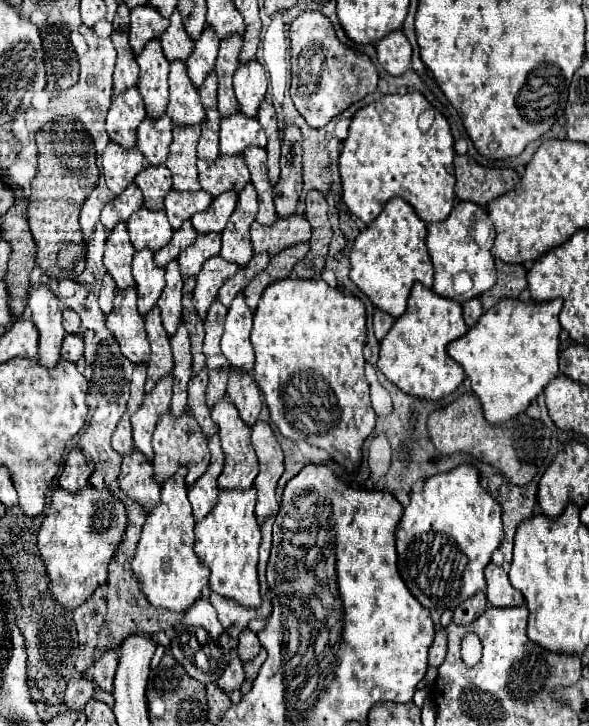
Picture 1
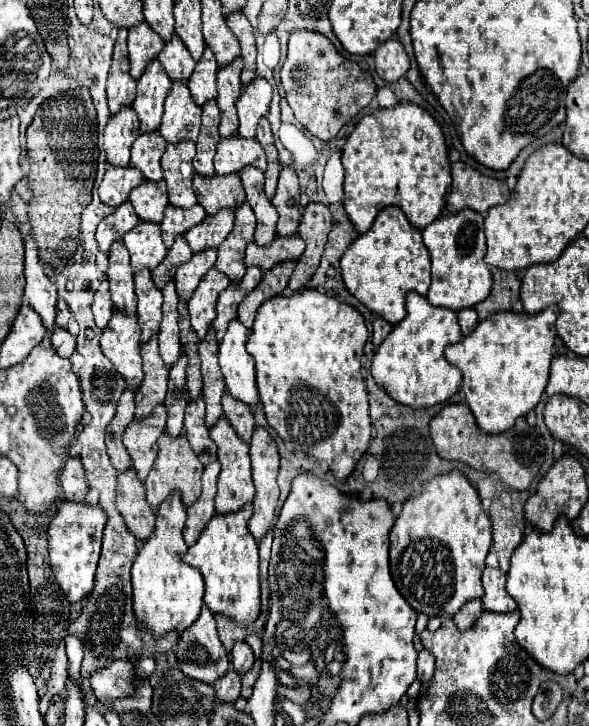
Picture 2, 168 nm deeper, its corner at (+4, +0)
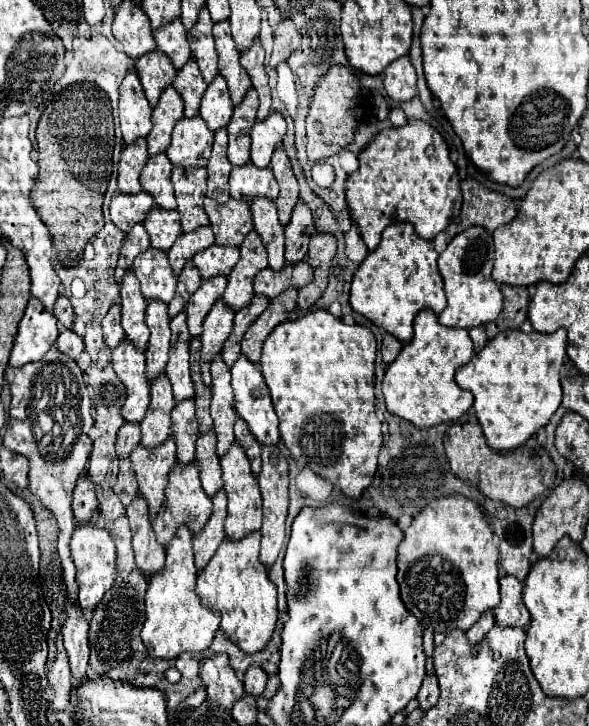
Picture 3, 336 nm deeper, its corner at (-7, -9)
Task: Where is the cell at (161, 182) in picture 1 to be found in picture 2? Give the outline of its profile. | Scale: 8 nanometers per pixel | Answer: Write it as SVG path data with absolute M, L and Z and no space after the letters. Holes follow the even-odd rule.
M143 180L137 188L133 188L129 200L141 220L159 224L163 218L163 210L169 204L165 180L159 180L159 182Z

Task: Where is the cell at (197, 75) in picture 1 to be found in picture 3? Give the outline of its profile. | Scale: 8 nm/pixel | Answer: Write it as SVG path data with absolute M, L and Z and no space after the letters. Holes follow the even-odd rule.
M218 75L214 77L212 85L208 85L204 97L202 97L202 107L200 107L200 117L206 121L210 131L222 129L230 123L232 117L232 101L228 97L228 87L224 85L224 79Z

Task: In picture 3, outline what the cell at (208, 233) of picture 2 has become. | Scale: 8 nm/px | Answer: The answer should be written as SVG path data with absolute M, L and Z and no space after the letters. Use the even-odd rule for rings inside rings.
M212 245L210 249L204 249L204 253L198 253L192 263L200 271L202 279L210 279L216 275L228 277L234 265L240 259L238 247L224 247L224 245Z

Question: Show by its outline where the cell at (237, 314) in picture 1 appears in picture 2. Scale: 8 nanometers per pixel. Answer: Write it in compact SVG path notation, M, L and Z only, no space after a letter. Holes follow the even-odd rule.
M239 318L229 322L229 328L219 344L219 364L229 394L253 408L259 402L259 394L255 386L255 360L245 350L247 332L249 330L239 322Z

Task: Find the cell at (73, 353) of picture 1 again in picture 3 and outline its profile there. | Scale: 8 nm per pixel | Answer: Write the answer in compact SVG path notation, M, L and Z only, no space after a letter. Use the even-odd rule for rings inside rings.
M62 329L62 333L58 335L58 349L70 355L72 359L78 359L80 353L84 351L84 343L72 329Z

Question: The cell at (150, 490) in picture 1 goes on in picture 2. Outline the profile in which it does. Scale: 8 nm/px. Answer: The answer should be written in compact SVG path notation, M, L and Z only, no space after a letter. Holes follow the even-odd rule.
M127 468L117 476L117 510L125 518L127 528L137 536L139 544L153 532L155 510L145 500L143 482L133 468Z

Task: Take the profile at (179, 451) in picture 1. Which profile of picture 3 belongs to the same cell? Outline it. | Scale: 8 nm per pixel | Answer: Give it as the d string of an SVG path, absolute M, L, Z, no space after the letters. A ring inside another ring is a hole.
M192 463L192 465L186 465L186 467L180 467L180 465L174 465L172 473L170 473L170 481L168 481L168 487L166 487L166 499L164 499L164 505L154 521L154 533L156 533L156 539L162 547L166 547L170 543L170 539L176 535L178 527L180 525L186 525L194 535L200 533L204 529L204 525L208 523L210 519L210 513L212 513L212 499L204 493L202 485L200 485L200 477L198 477L198 465Z

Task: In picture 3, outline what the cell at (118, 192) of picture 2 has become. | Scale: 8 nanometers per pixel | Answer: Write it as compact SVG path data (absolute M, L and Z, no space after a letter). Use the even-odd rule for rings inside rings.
M144 191L132 197L124 197L122 193L116 193L110 203L110 217L112 217L112 223L122 233L128 233L136 223L144 223L146 215L152 209L154 209L152 195Z

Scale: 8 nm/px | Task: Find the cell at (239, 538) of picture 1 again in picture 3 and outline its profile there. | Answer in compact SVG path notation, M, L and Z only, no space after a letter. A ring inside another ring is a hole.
M252 533L242 541L222 541L208 567L198 573L196 593L200 601L220 615L220 631L236 643L244 653L262 651L272 639L276 625L276 587L268 579L266 567L260 565L260 533Z

